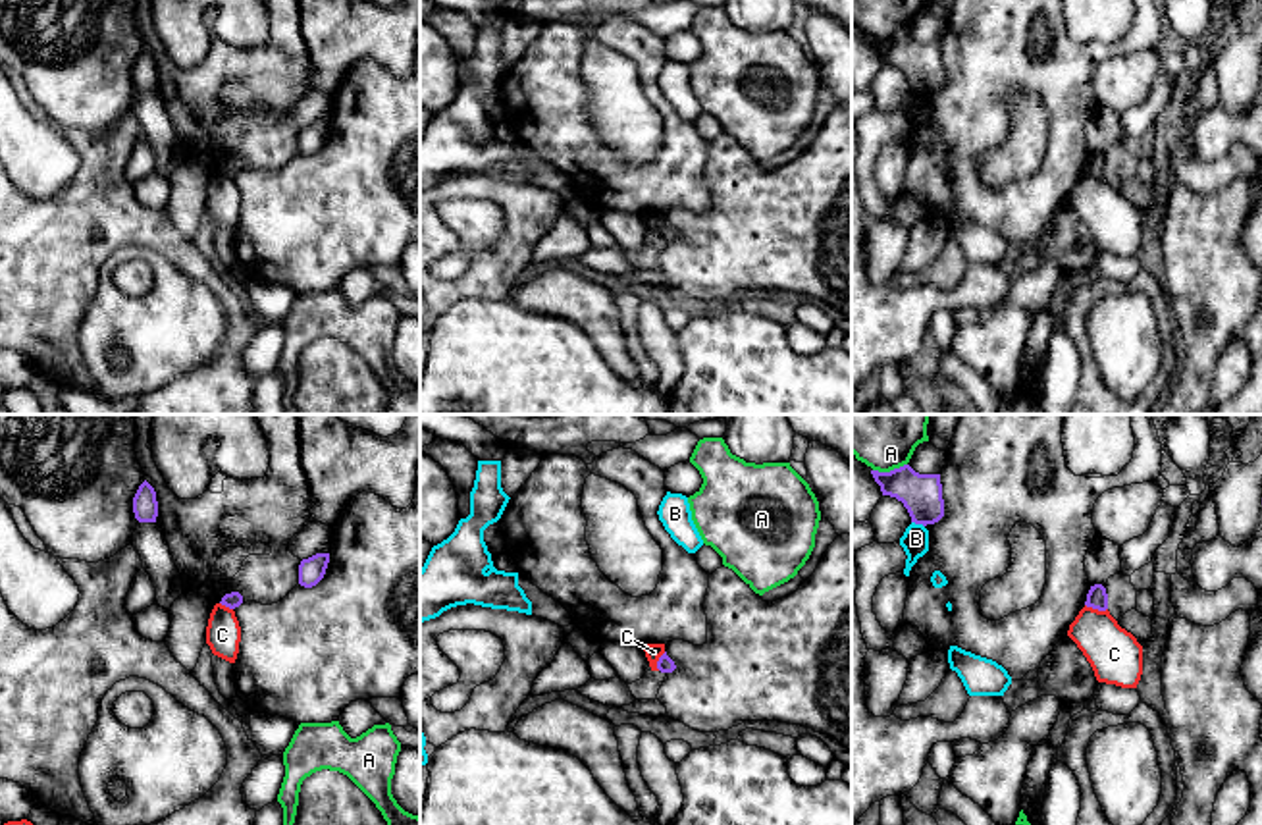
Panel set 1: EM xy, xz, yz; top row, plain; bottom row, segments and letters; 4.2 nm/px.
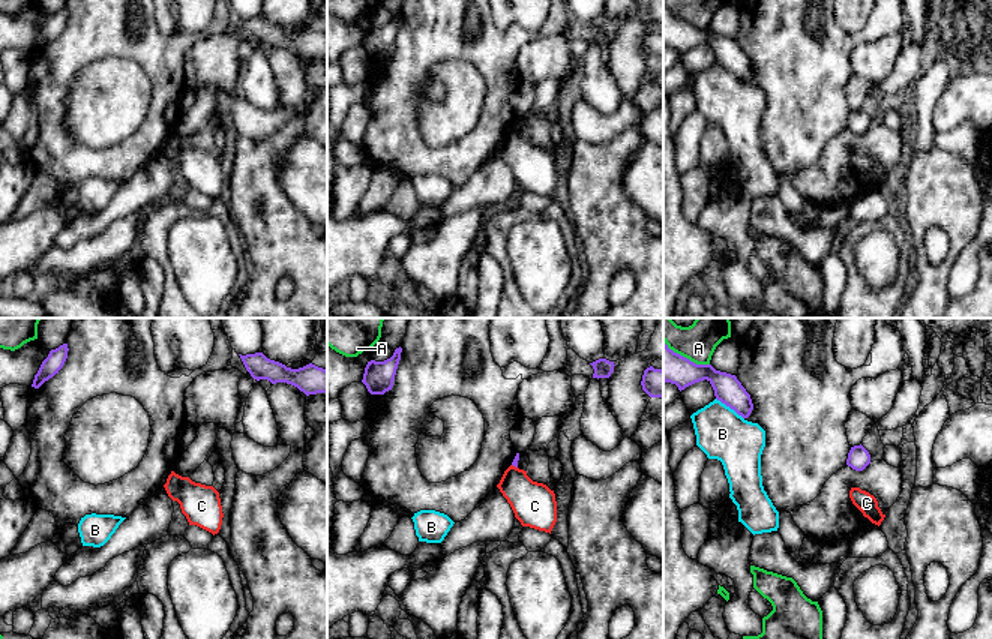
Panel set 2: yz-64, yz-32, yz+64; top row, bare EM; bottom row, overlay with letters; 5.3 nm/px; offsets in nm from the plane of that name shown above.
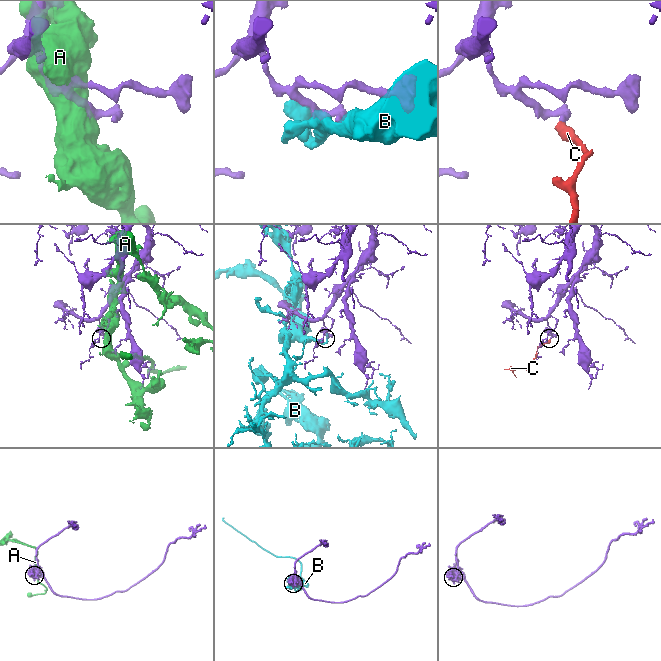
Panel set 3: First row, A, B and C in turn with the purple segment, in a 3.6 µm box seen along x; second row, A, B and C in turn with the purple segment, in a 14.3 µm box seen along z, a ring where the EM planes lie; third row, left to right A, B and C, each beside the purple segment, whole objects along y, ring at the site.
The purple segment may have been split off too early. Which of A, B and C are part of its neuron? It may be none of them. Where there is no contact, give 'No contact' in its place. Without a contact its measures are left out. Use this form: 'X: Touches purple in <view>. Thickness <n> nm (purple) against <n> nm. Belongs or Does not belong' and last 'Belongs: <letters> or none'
A: Touches purple in yz. Thickness 180 nm (purple) against 170 nm. Does not belong
B: Touches purple in yz. Thickness 180 nm (purple) against 110 nm. Does not belong
C: Touches purple in yz. Thickness 90 nm (purple) against 220 nm. Does not belong
Belongs: none

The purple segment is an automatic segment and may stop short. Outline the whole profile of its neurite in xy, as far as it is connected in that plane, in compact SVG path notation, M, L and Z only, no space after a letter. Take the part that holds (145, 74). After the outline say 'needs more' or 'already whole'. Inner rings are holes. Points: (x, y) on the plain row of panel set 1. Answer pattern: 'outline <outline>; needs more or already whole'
outline M146 48L139 54L133 66L133 81L139 91L156 91L158 85L156 60Z; already whole

